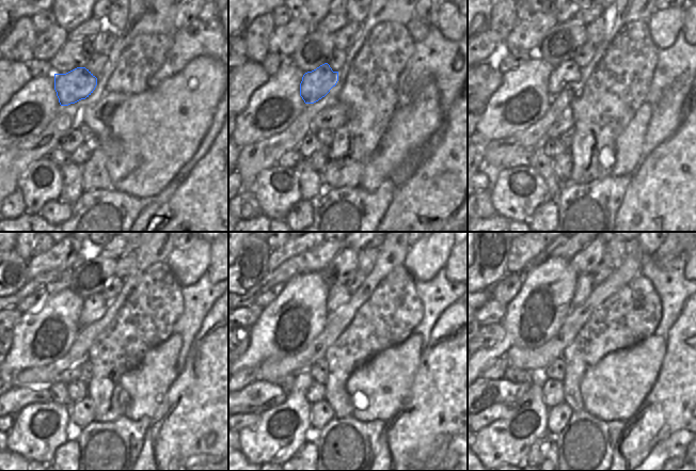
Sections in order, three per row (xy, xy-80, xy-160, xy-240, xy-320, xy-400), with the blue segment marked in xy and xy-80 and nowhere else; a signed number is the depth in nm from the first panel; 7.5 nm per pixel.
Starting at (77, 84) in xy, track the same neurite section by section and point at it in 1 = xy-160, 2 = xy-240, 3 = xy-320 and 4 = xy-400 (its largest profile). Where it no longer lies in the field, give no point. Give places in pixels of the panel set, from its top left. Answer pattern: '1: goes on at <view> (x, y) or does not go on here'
1: goes on at xy-160 (568, 73)
2: goes on at xy-240 (94, 308)
3: goes on at xy-320 (338, 295)
4: goes on at xy-400 (584, 286)

